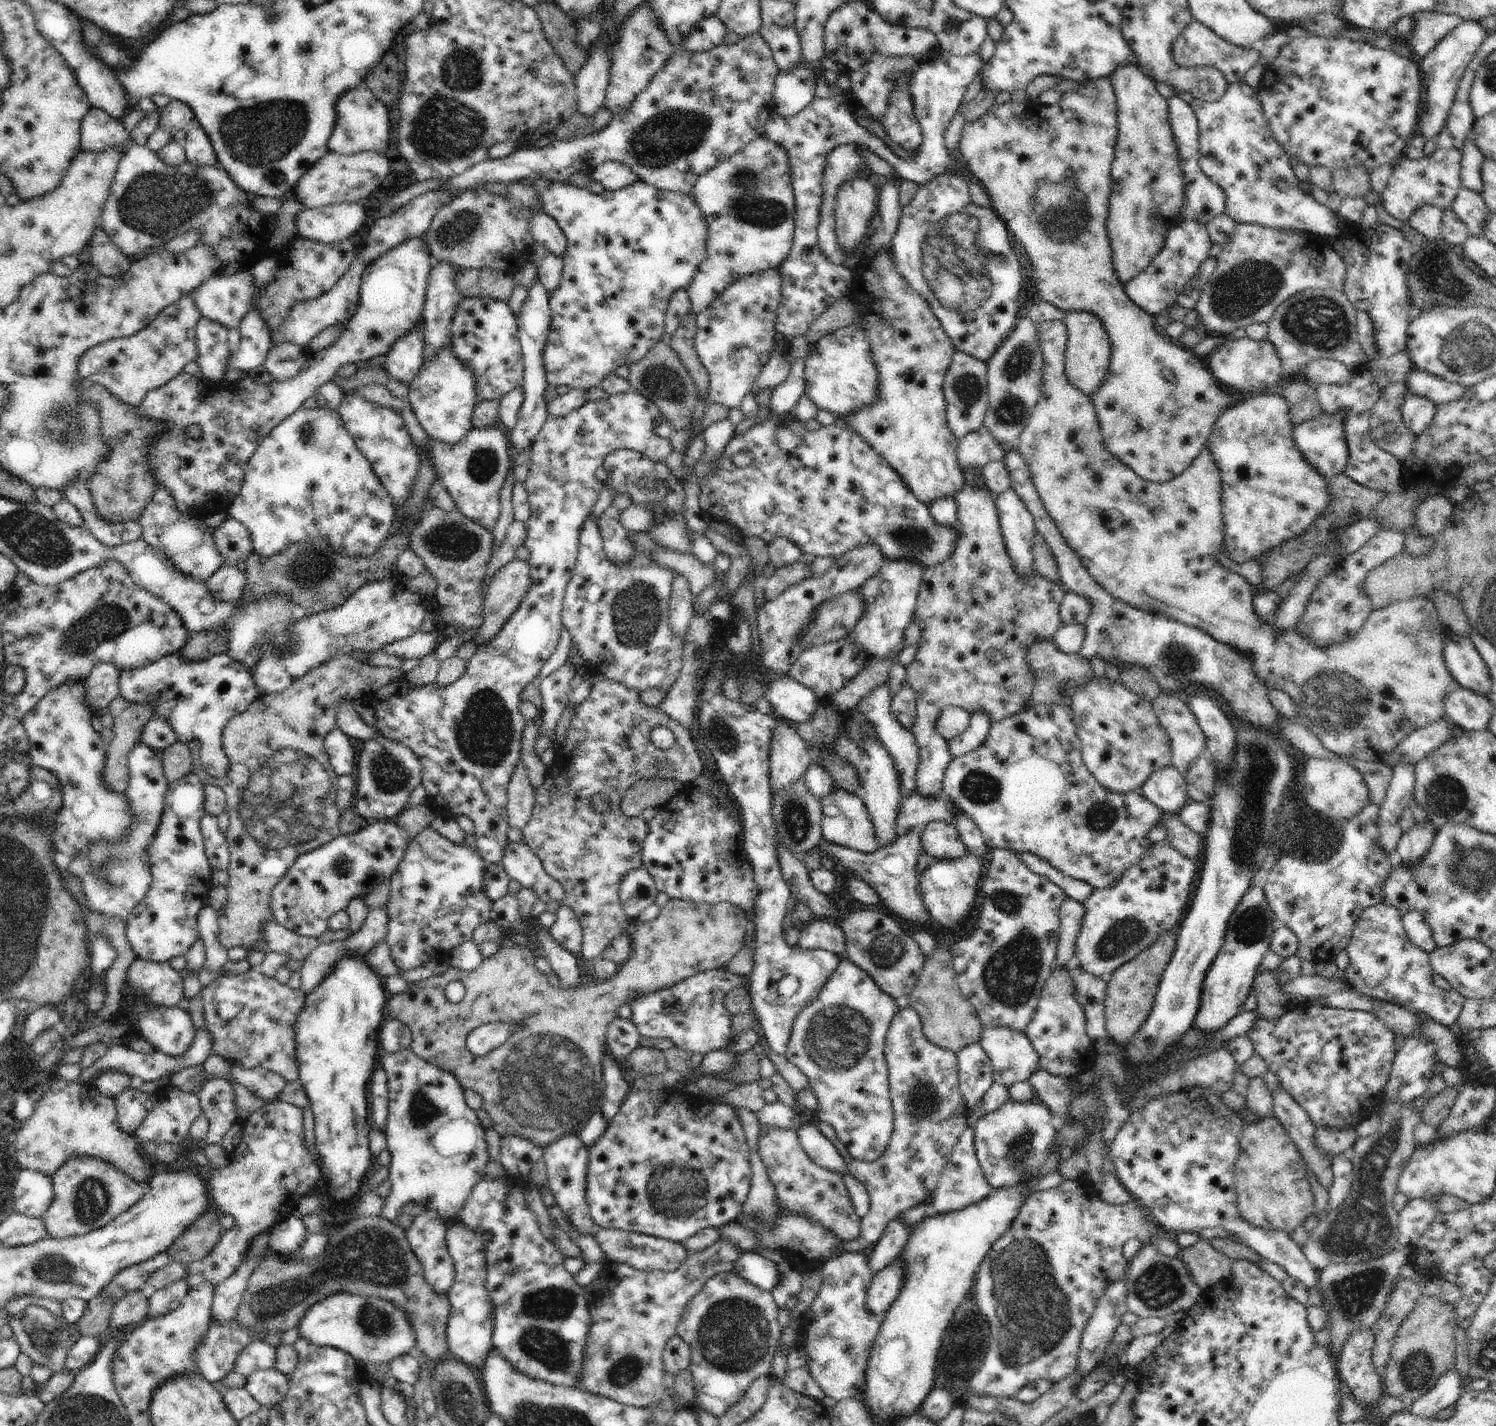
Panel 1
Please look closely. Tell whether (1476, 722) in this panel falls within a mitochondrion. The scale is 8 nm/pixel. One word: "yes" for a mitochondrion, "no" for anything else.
no

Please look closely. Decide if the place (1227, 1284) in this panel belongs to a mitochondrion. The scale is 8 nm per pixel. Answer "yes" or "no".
no

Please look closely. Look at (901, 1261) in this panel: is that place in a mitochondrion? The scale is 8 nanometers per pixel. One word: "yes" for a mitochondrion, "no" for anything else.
no

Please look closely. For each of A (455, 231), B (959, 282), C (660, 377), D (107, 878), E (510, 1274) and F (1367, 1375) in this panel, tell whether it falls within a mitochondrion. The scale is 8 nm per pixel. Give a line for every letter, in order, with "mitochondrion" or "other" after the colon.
A: mitochondrion
B: mitochondrion
C: mitochondrion
D: mitochondrion
E: mitochondrion
F: other

